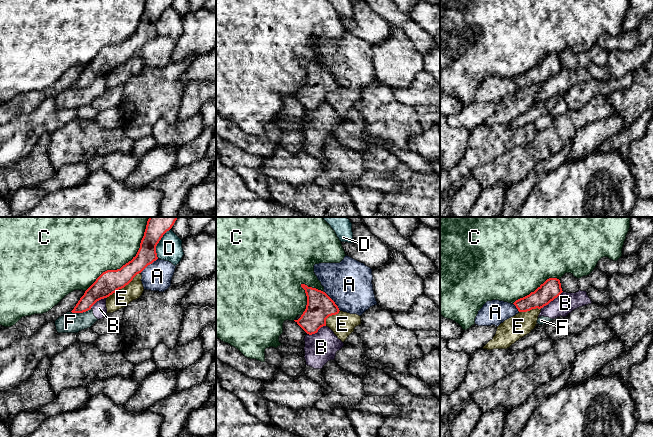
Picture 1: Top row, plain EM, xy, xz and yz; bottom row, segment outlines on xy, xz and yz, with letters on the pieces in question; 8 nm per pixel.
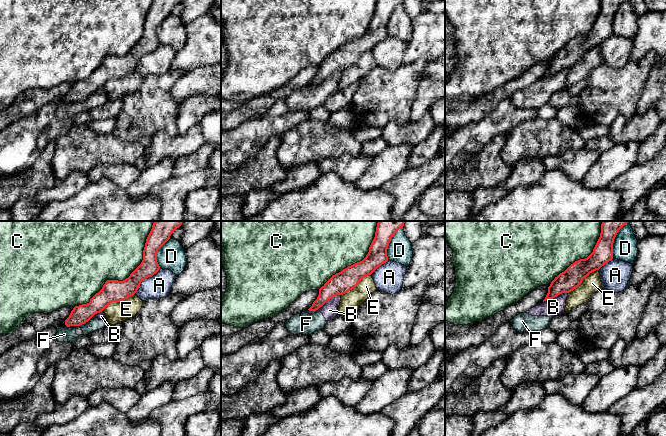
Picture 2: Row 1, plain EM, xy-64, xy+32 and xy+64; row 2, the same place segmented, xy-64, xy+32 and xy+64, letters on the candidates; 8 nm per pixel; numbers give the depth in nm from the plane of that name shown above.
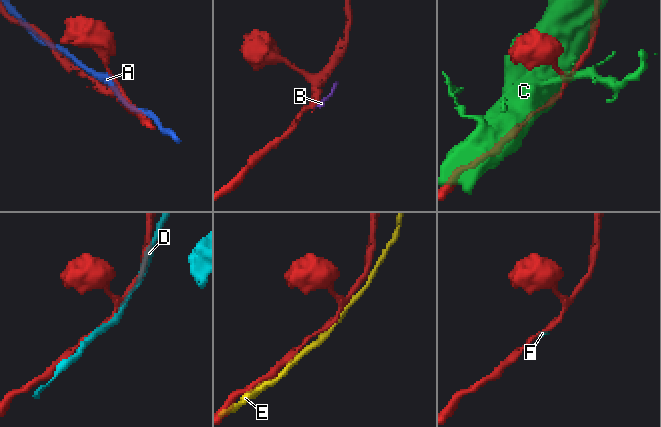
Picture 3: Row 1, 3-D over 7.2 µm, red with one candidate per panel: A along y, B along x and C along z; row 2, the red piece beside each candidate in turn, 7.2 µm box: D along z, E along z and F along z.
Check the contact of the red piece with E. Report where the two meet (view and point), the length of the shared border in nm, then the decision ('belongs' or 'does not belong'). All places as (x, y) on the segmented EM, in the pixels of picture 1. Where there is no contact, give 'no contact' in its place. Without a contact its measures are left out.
contact xy (123, 287); length 340 nm; does not belong

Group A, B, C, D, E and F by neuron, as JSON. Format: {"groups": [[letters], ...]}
{"groups": [["A"], ["B", "F"], ["C"], ["D"], ["E"]]}

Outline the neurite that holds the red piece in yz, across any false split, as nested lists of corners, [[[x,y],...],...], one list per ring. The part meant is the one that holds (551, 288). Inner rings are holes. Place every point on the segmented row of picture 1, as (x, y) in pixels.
[[[549,278],[534,292],[516,300],[513,304],[519,312],[527,312],[536,308],[541,309],[557,298],[562,292],[560,280]]]

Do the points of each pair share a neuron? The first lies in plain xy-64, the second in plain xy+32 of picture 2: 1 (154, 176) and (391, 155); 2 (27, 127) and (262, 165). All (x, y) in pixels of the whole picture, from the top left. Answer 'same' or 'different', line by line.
1: same
2: different

